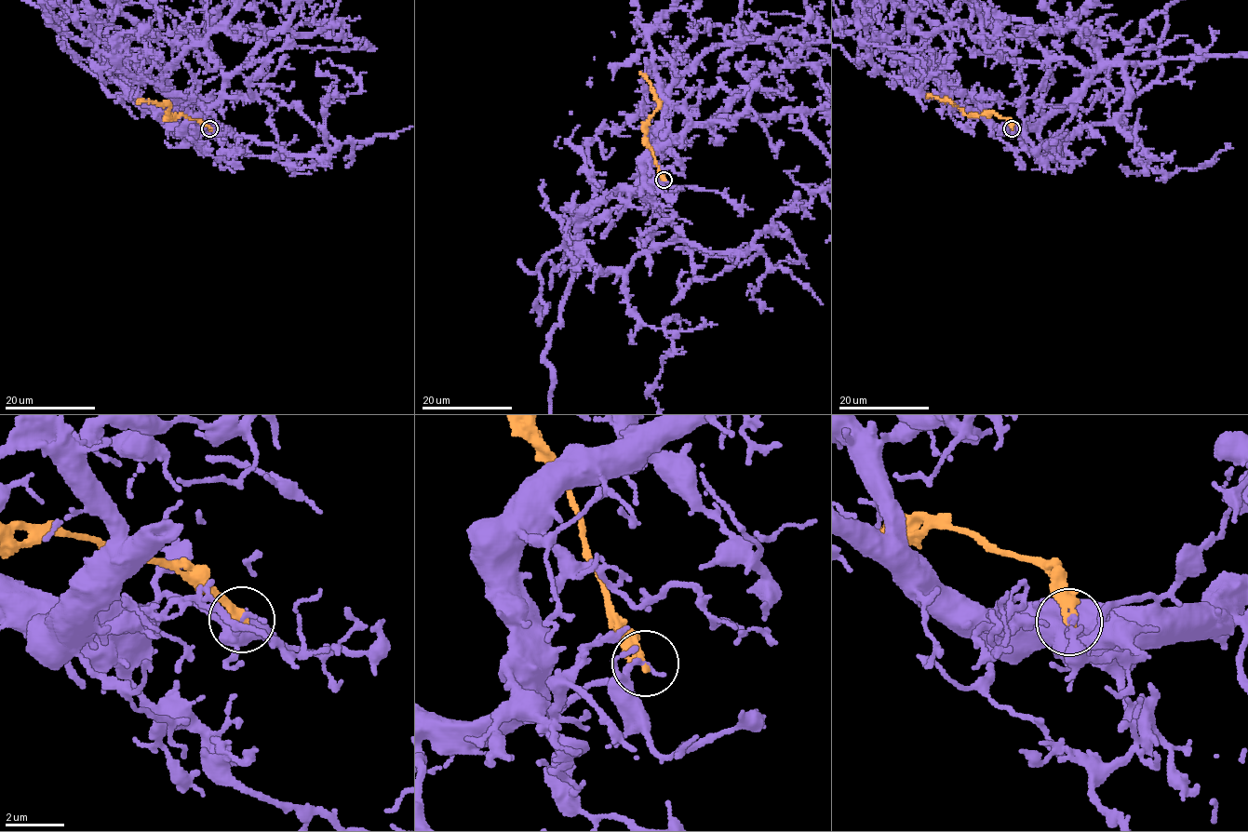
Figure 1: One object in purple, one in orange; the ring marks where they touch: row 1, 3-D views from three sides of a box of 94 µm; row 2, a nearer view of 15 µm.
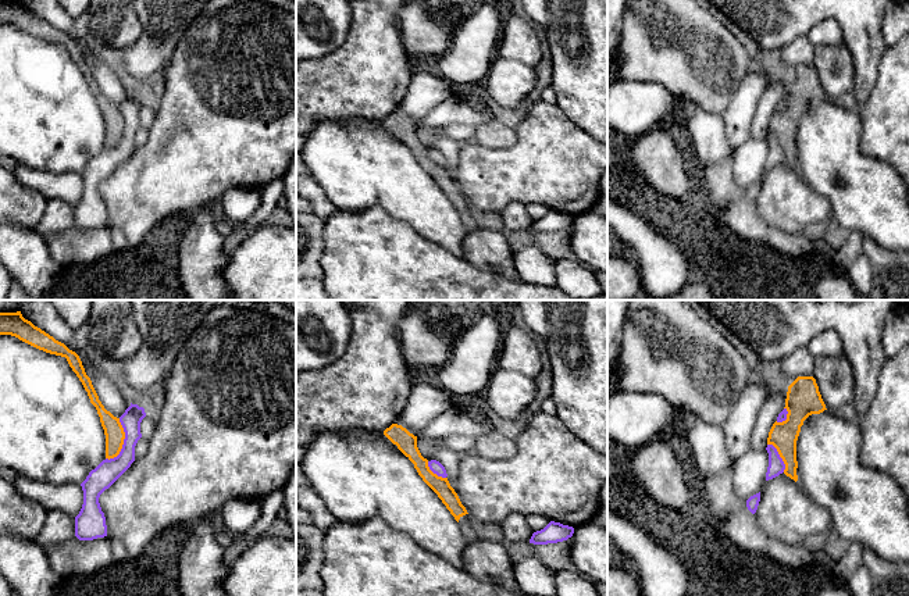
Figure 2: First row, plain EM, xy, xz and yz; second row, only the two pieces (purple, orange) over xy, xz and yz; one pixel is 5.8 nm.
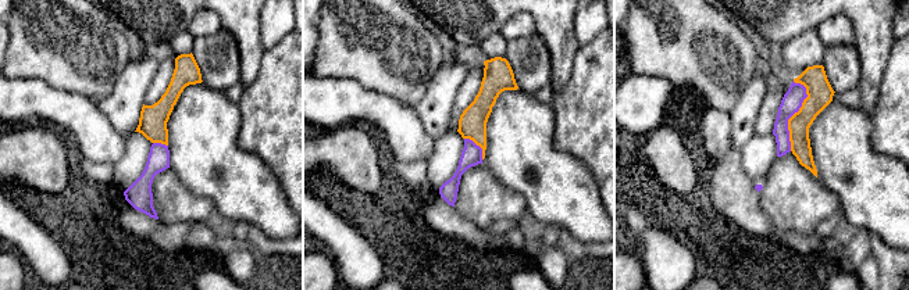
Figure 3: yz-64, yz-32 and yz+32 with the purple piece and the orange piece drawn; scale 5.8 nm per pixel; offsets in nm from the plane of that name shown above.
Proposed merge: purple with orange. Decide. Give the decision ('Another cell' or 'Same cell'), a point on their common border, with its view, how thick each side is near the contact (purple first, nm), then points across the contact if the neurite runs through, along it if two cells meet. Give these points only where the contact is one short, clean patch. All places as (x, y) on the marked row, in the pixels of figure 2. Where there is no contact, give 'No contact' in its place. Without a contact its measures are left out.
Another cell. Touches purple at xy (124, 441). Thickness 140 nm (purple) against 110 nm. Boundary: xy (118, 418), (124, 432), (124, 443), (121, 450), (109, 460)

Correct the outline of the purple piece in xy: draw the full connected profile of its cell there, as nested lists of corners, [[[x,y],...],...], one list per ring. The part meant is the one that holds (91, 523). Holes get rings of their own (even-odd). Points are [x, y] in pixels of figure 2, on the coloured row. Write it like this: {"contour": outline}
{"contour": [[[131,403],[120,417],[120,422],[125,432],[120,454],[114,458],[103,460],[81,483],[83,504],[79,514],[75,517],[75,536],[79,540],[93,540],[107,536],[106,517],[101,511],[99,497],[135,461],[135,446],[142,438],[140,422],[145,417],[145,408]]]}

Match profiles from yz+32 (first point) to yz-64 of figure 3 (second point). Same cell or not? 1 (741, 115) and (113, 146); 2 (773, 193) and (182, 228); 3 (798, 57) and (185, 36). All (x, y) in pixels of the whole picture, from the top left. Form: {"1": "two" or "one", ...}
{"1": "two", "2": "two", "3": "one"}

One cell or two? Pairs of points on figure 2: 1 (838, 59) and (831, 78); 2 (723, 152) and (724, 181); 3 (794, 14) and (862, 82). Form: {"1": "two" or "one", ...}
{"1": "one", "2": "two", "3": "one"}

